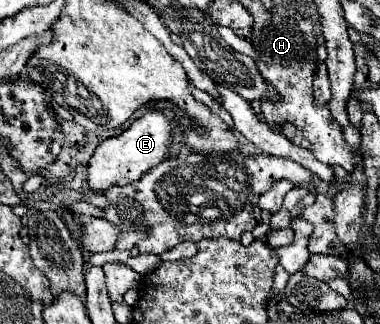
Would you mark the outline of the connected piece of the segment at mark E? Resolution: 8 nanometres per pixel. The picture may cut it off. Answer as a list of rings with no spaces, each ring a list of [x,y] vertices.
[[[148,111],[138,121],[134,121],[124,133],[118,137],[110,137],[102,141],[96,151],[92,153],[86,169],[86,183],[90,191],[102,193],[112,185],[128,185],[136,179],[140,179],[148,169],[158,165],[168,157],[170,149],[170,131],[174,127],[174,121],[168,119],[160,111]]]

